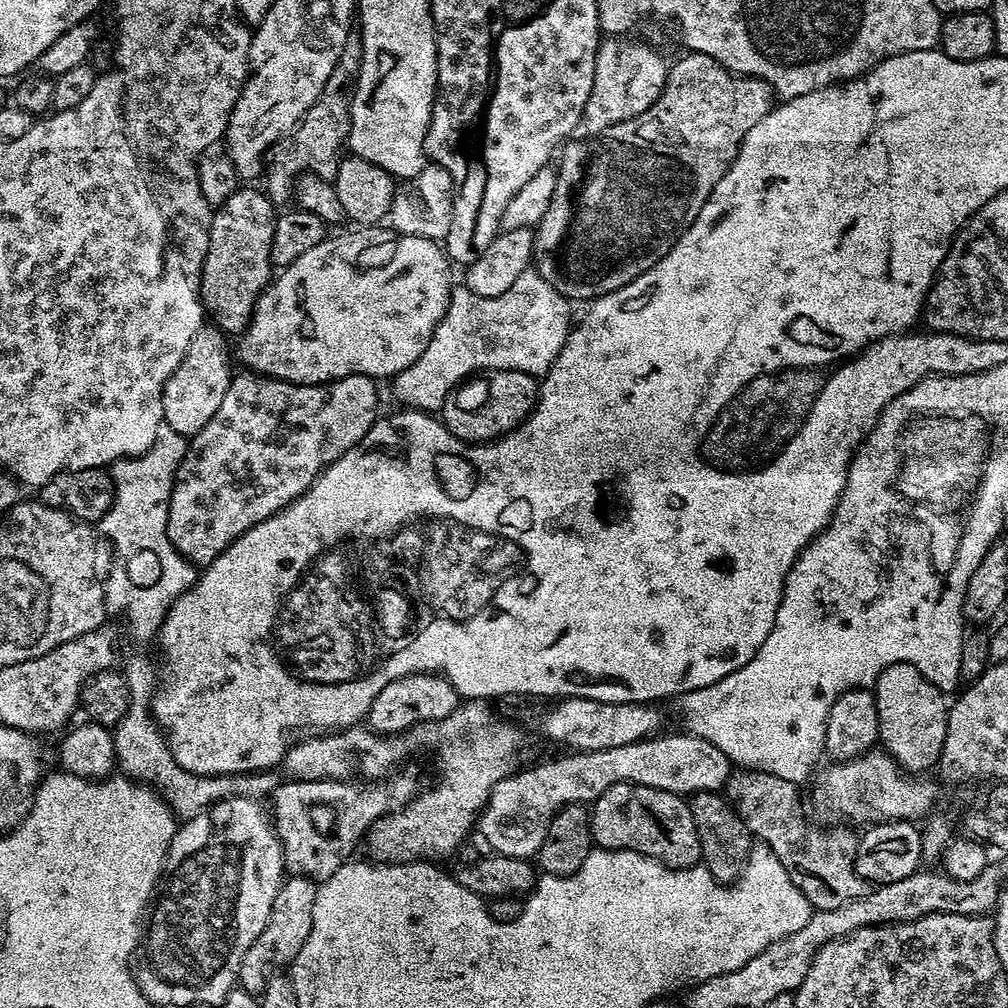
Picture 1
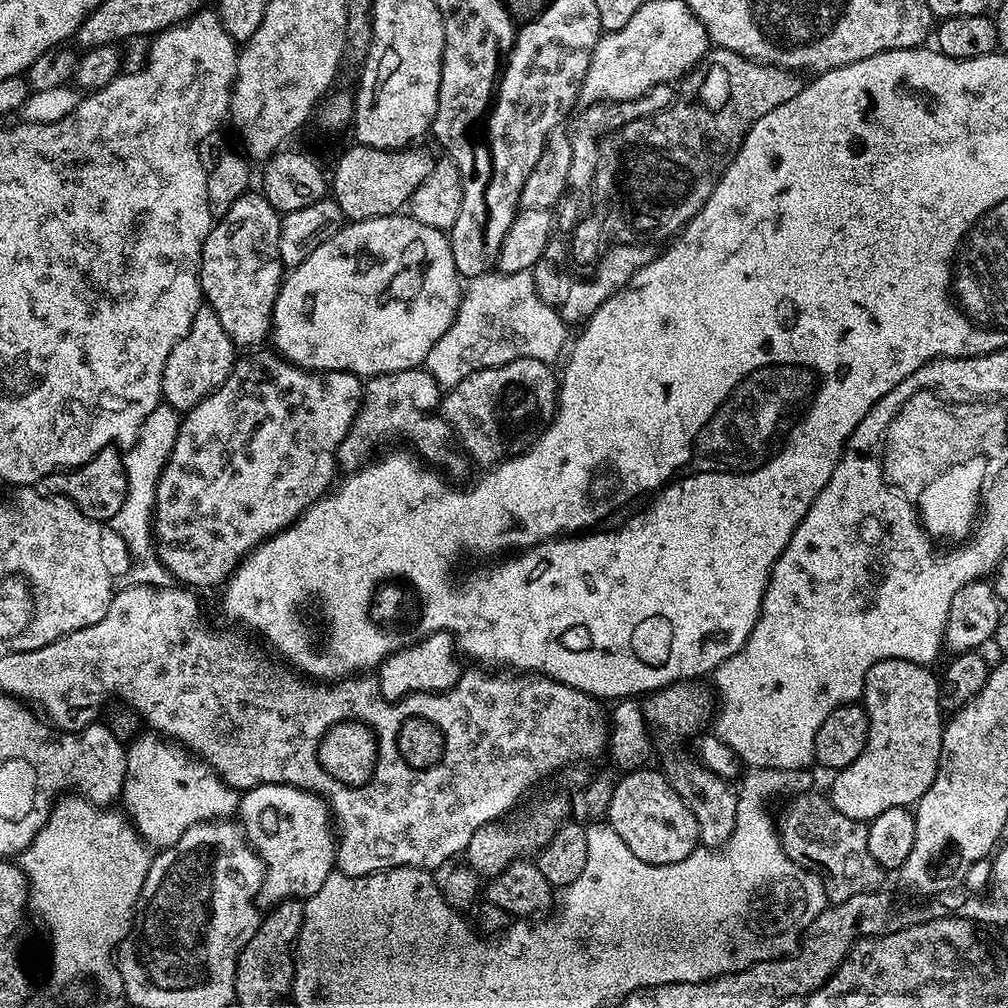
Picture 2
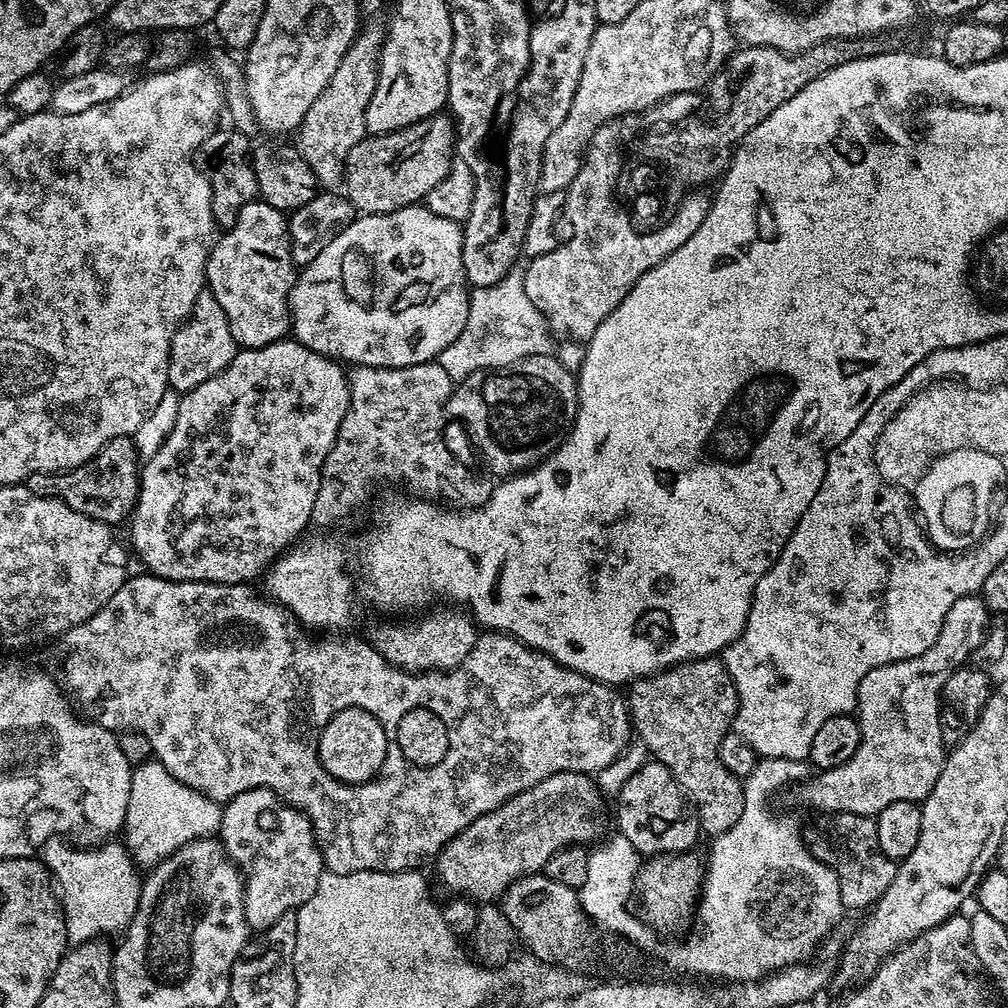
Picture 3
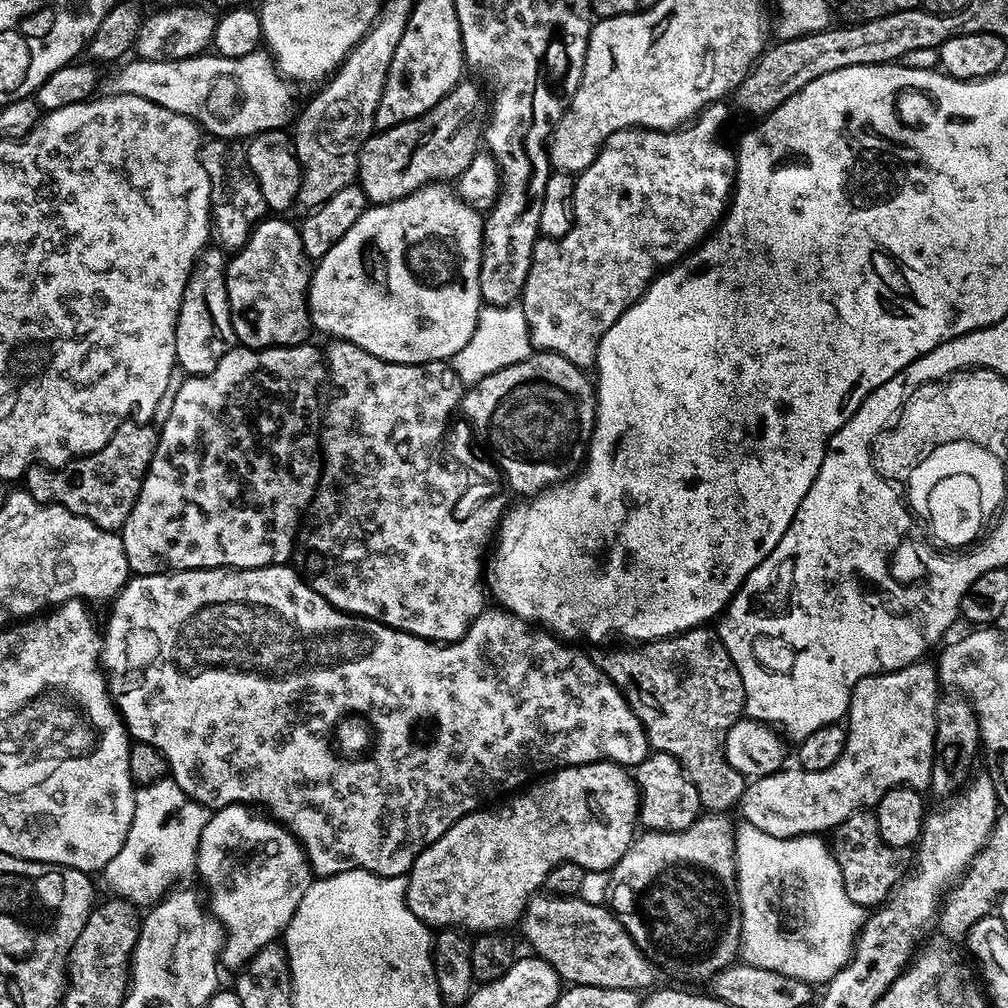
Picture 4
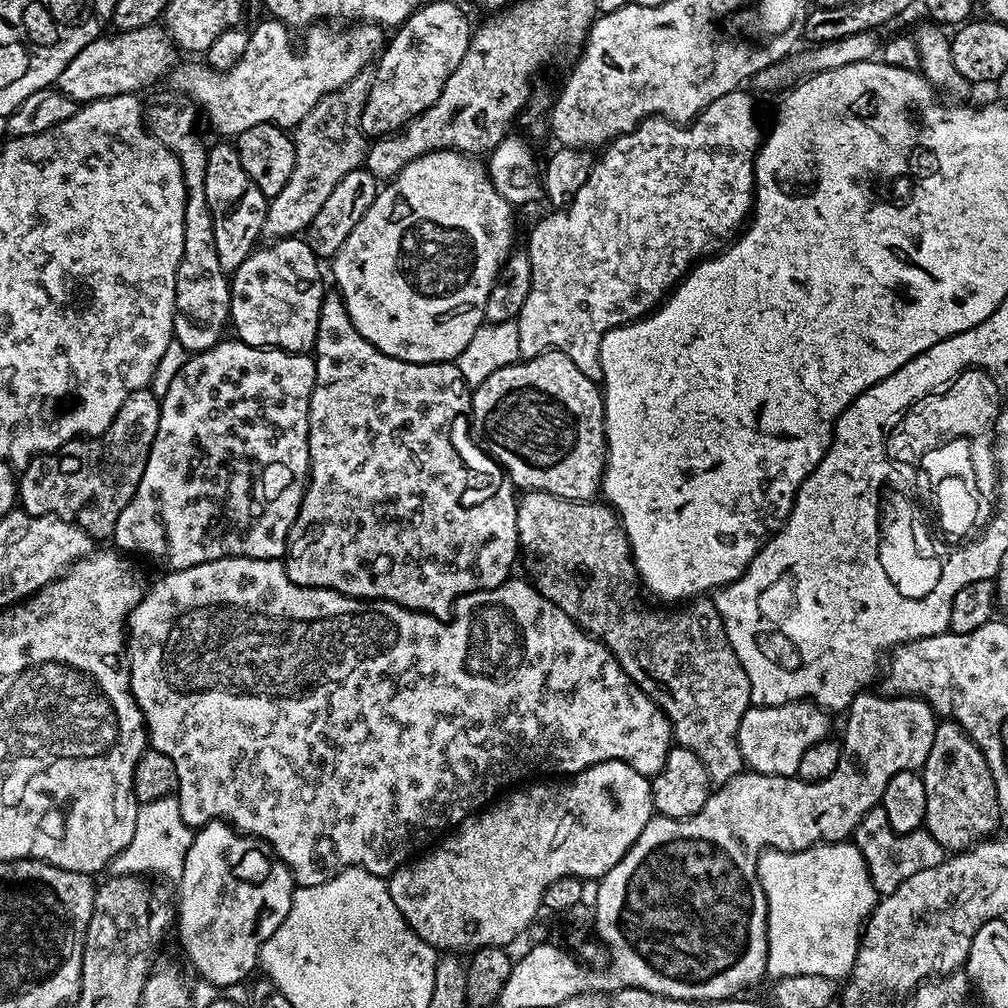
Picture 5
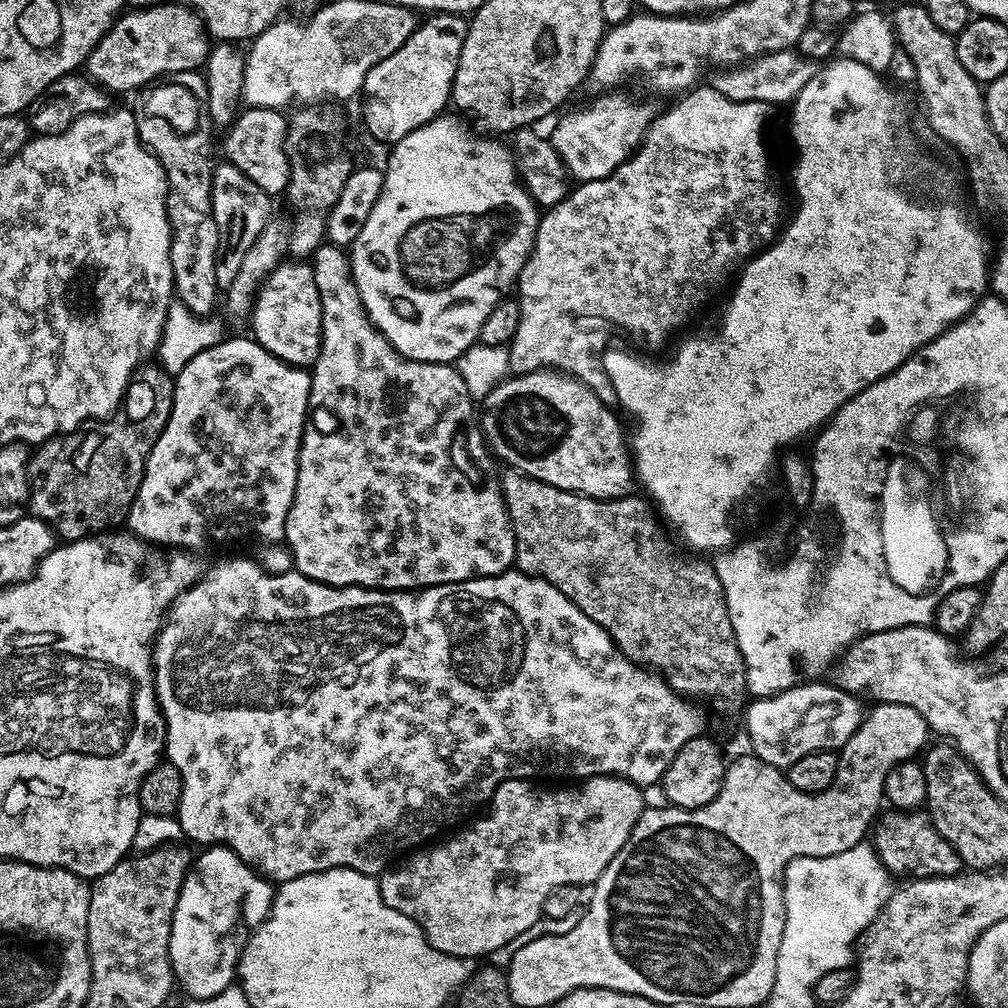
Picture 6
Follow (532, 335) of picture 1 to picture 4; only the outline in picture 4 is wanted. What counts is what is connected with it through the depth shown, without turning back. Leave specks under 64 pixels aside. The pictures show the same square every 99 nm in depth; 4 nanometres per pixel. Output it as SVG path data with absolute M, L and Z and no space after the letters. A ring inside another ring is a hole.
M519 303L484 306L478 314L474 334L470 334L470 342L466 342L466 346L462 346L462 350L452 356L450 363L460 381L471 386L506 366L522 362L527 356L533 355L533 352L532 339L526 326L526 314Z

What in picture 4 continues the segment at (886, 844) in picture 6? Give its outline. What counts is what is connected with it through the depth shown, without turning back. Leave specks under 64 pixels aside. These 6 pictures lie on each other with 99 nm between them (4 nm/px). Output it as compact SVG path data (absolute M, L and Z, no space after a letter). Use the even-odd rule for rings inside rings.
M868 810L856 812L832 829L830 847L838 862L838 870L842 870L846 894L866 910L879 908L892 895L892 889L908 875L914 863L909 849L886 846L886 842L882 842L875 815Z

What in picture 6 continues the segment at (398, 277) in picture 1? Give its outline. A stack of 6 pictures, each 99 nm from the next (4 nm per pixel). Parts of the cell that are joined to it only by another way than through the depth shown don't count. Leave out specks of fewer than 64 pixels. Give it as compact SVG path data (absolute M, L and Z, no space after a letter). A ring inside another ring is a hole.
M441 114L435 120L424 124L418 130L406 134L391 149L392 157L388 160L388 168L383 169L384 189L378 194L378 202L374 202L374 210L370 210L370 218L366 218L366 226L362 226L362 234L350 246L352 277L358 286L358 294L362 298L362 306L373 326L391 342L397 352L401 352L408 360L421 360L435 364L452 364L466 351L471 344L480 339L482 322L490 315L490 310L498 306L500 300L513 291L519 281L520 271L532 252L536 231L540 225L541 213L532 200L532 195L524 189L520 182L516 158L511 147L503 144L503 139L489 138L487 135L475 136L460 120L449 114Z

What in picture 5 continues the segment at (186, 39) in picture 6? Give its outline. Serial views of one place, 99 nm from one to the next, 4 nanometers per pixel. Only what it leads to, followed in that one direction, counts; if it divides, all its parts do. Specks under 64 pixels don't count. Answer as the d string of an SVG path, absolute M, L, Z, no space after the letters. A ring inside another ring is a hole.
M159 23L142 26L138 30L102 34L87 44L62 70L55 87L77 102L101 100L111 96L130 96L143 93L143 88L156 84L177 67L178 49L167 28Z

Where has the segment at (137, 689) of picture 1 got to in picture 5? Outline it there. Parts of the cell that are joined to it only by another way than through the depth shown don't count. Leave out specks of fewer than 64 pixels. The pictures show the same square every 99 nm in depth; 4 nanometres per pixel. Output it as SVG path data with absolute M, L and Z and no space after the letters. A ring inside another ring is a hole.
M175 795L158 798L158 802L146 802L136 809L134 838L118 855L112 859L112 876L139 876L153 878L161 876L164 880L179 881L182 866L186 862L186 850L192 845L192 829L182 818L180 801Z

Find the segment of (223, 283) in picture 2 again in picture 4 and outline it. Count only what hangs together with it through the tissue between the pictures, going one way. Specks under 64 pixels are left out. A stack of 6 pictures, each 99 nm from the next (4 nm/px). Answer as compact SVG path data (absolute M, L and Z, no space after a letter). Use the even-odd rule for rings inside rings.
M265 218L253 228L248 240L244 243L244 247L235 253L227 261L224 273L226 274L226 294L230 302L230 314L232 315L232 325L234 326L234 334L237 341L245 348L278 348L290 344L302 344L309 339L310 321L308 318L308 283L312 280L312 268L307 254L302 250L302 238L300 237L299 227L295 223L284 220L288 218Z

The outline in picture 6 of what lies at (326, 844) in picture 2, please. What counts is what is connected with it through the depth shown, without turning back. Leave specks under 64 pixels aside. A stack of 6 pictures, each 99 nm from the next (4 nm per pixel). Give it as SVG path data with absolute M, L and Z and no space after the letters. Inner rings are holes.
M208 846L201 852L204 853L193 859L182 882L182 890L174 906L172 929L168 935L168 957L172 963L175 983L179 987L181 984L191 999L214 998L234 984L240 967L240 955L244 953L252 932L267 918L274 895L273 881L234 854L234 850L223 846Z

